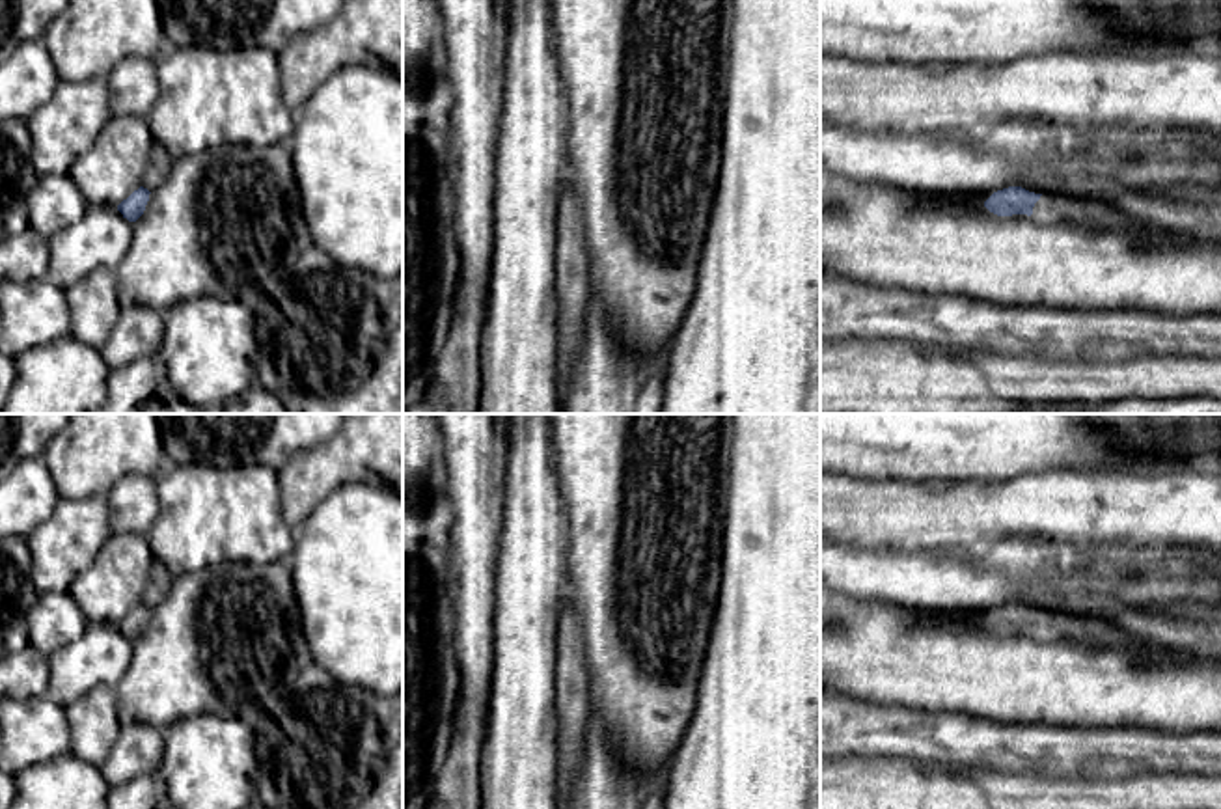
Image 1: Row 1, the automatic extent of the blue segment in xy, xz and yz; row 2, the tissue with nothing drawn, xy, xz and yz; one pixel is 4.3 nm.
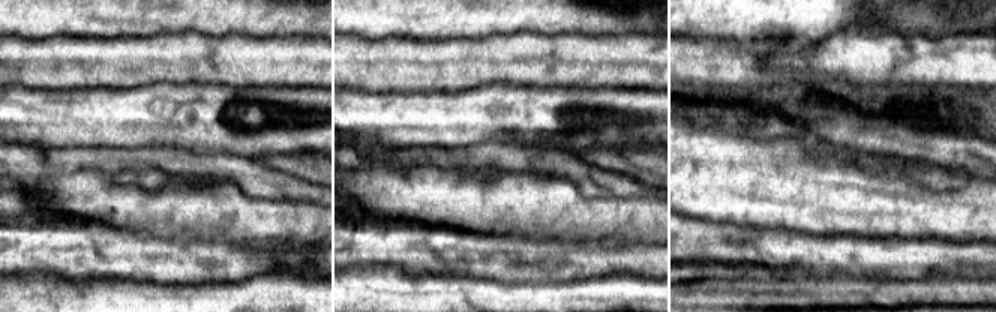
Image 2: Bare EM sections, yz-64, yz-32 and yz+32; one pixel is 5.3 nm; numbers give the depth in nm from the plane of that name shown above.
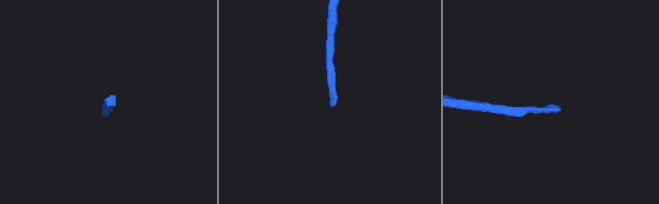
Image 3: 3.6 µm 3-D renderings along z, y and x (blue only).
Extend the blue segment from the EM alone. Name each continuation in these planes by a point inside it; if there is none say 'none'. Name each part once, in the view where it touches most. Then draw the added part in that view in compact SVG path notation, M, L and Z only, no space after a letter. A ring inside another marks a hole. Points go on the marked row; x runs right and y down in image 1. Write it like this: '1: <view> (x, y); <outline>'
1: yz (1048, 209); M1046 194L1035 203L1031 218L1040 224L1055 224L1061 220L1087 222L1118 231L1126 231L1137 224L1118 209L1100 201Z

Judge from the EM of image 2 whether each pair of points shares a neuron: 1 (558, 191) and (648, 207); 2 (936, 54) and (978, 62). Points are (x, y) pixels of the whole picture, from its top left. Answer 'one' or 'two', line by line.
1: one
2: one

